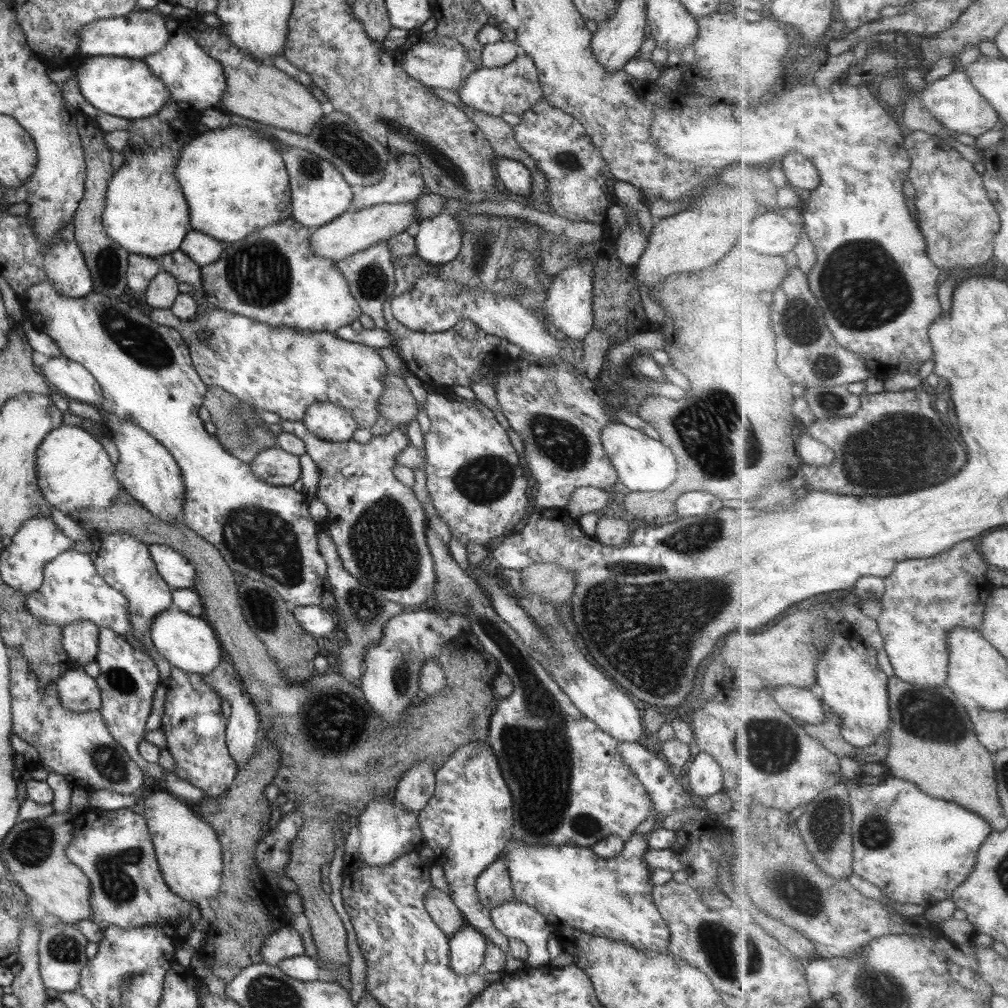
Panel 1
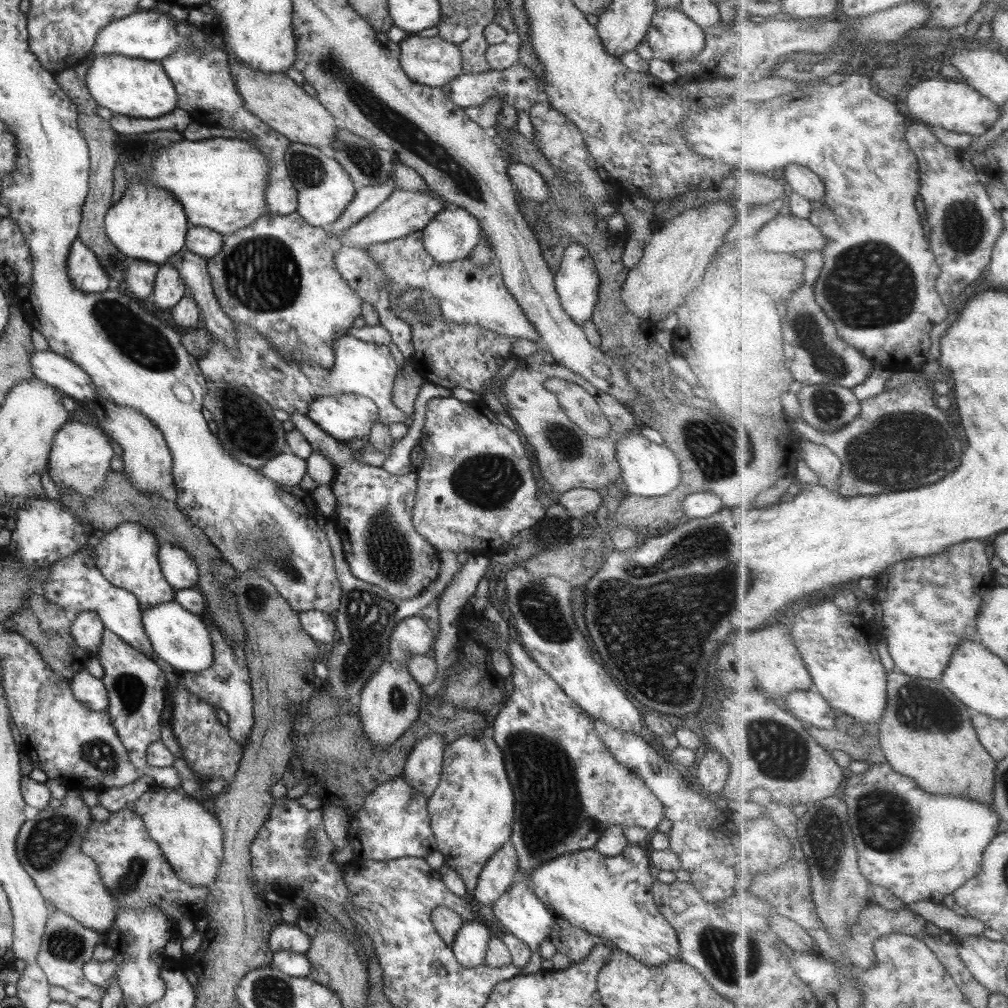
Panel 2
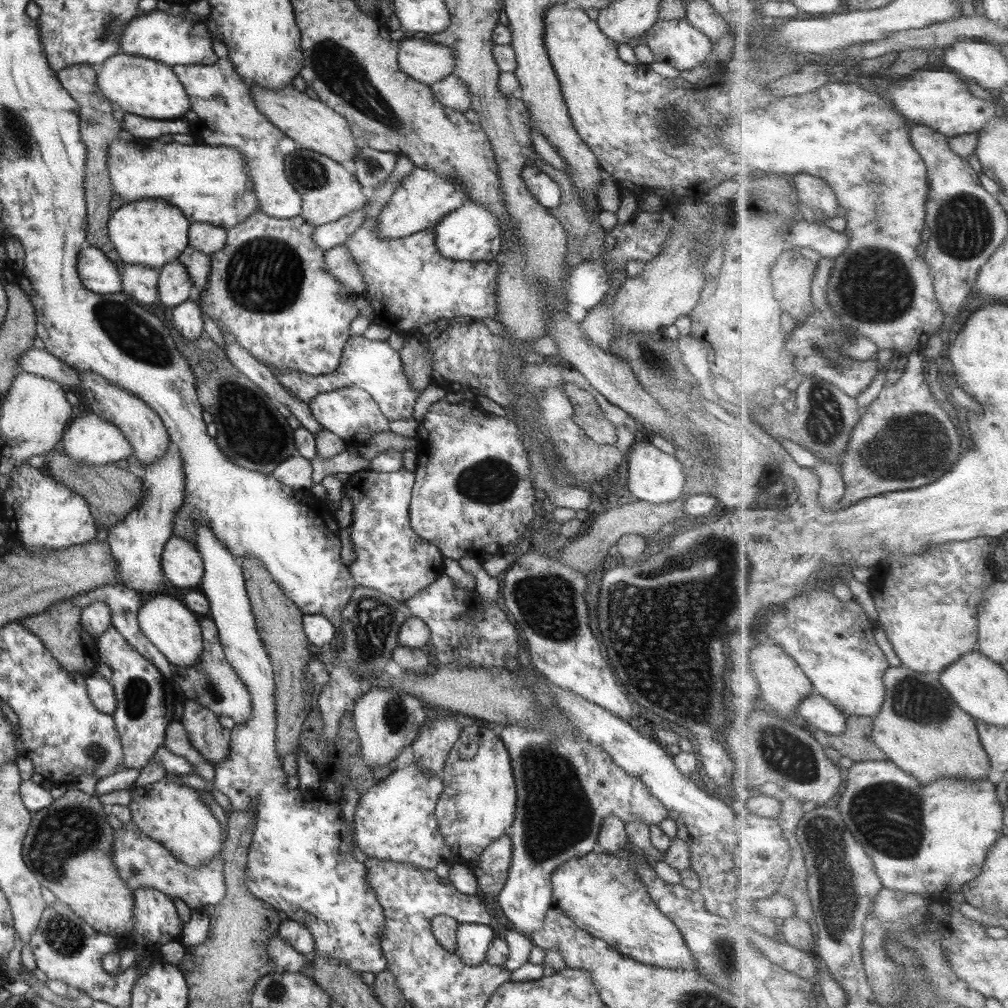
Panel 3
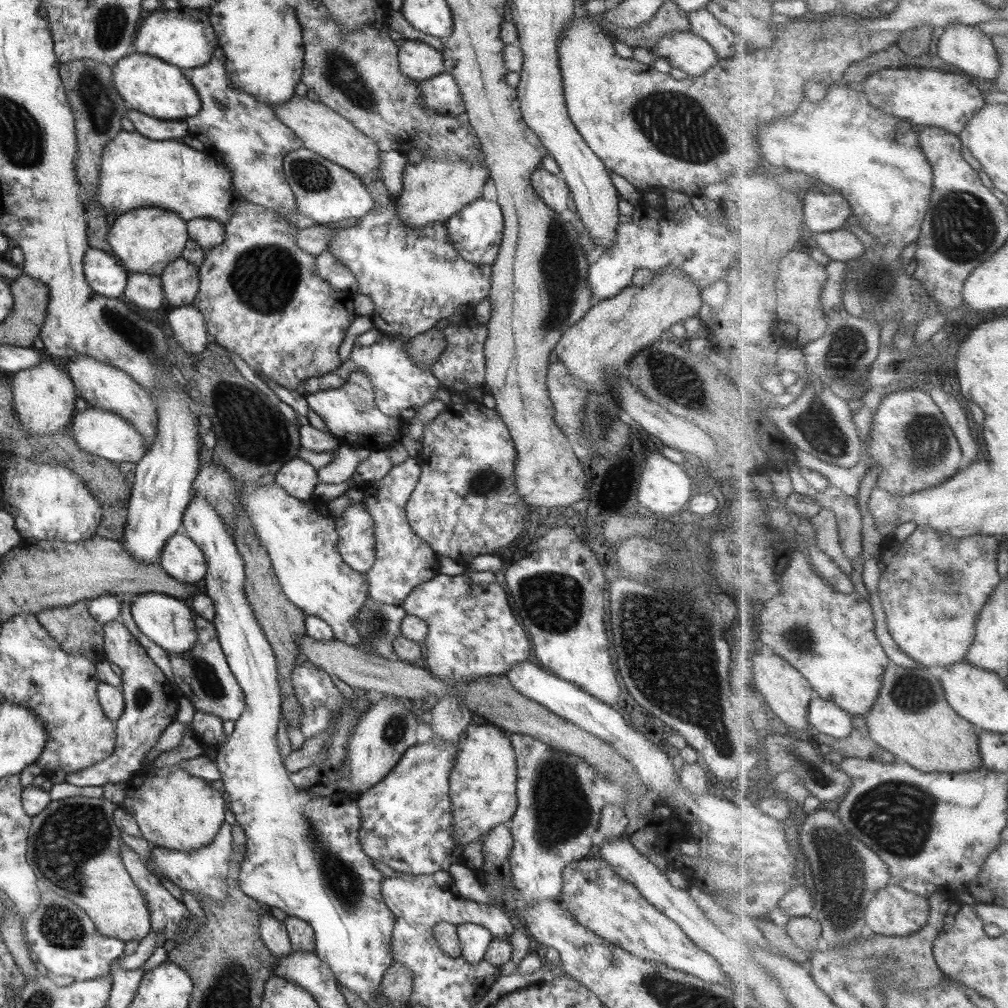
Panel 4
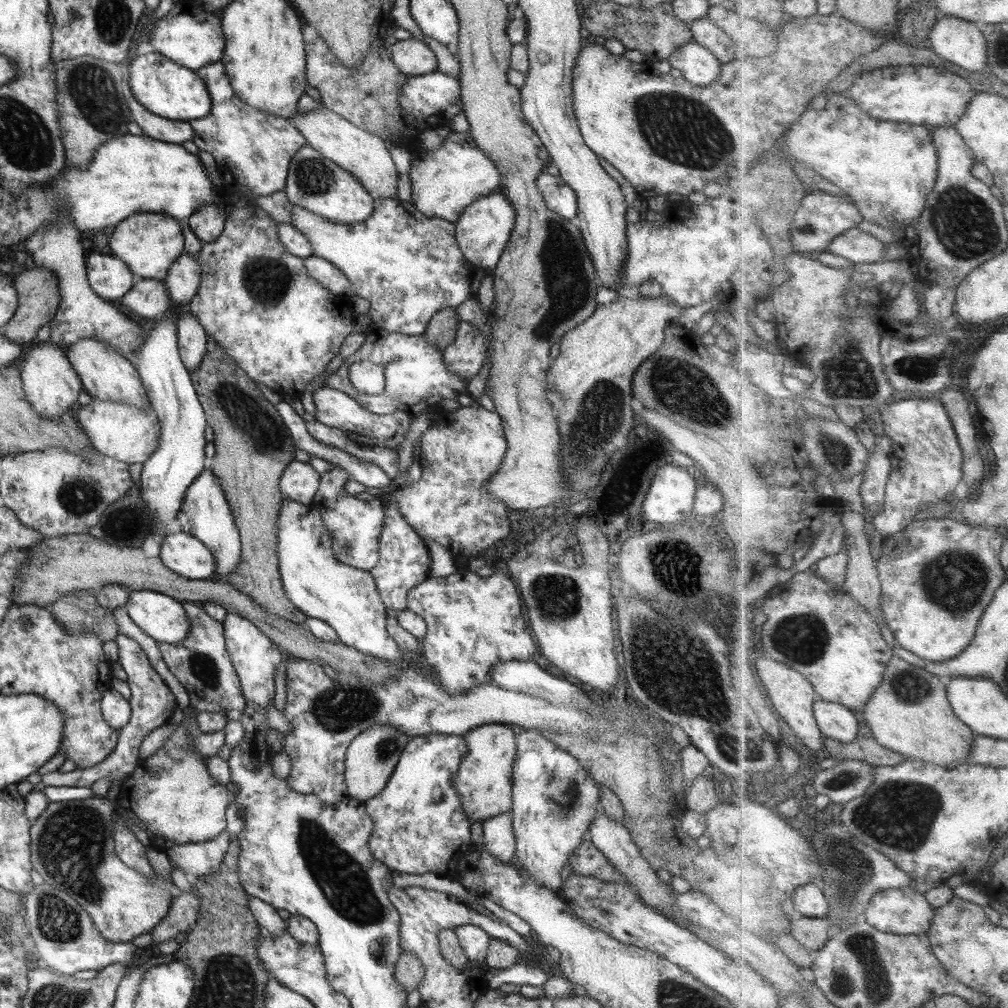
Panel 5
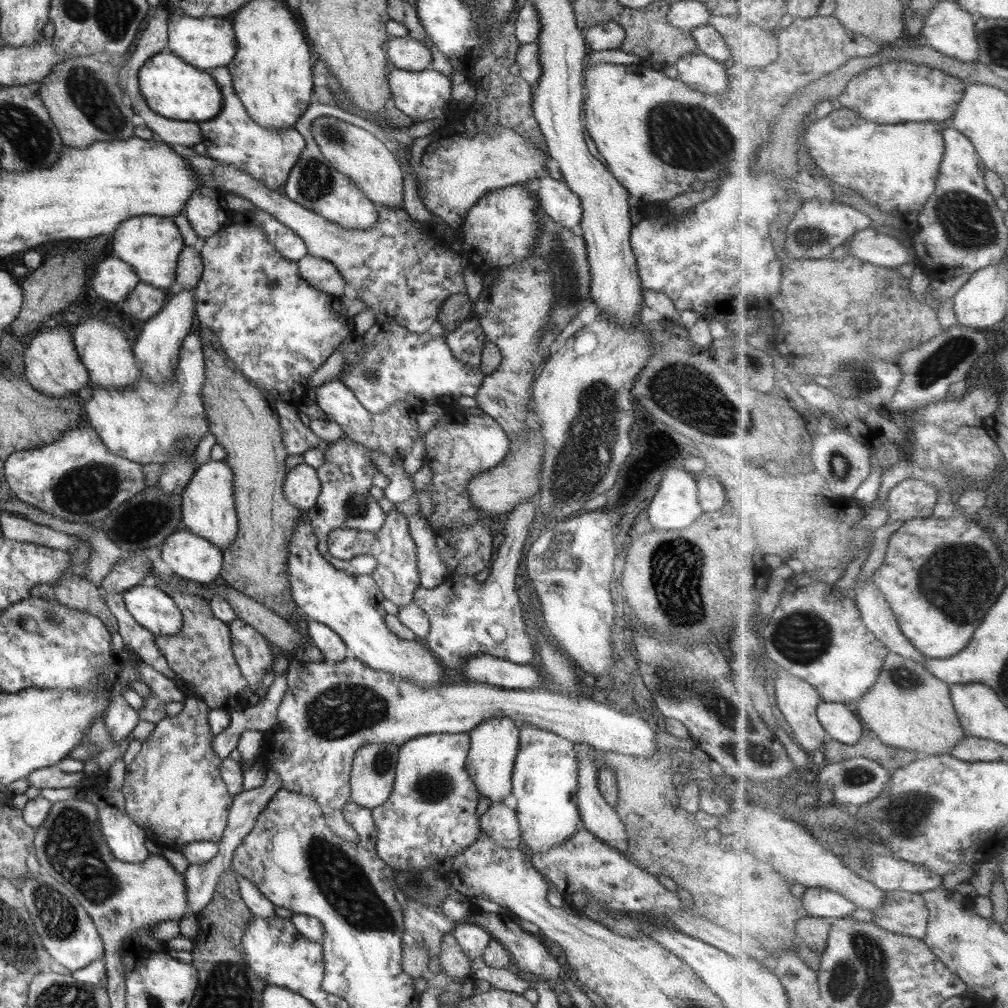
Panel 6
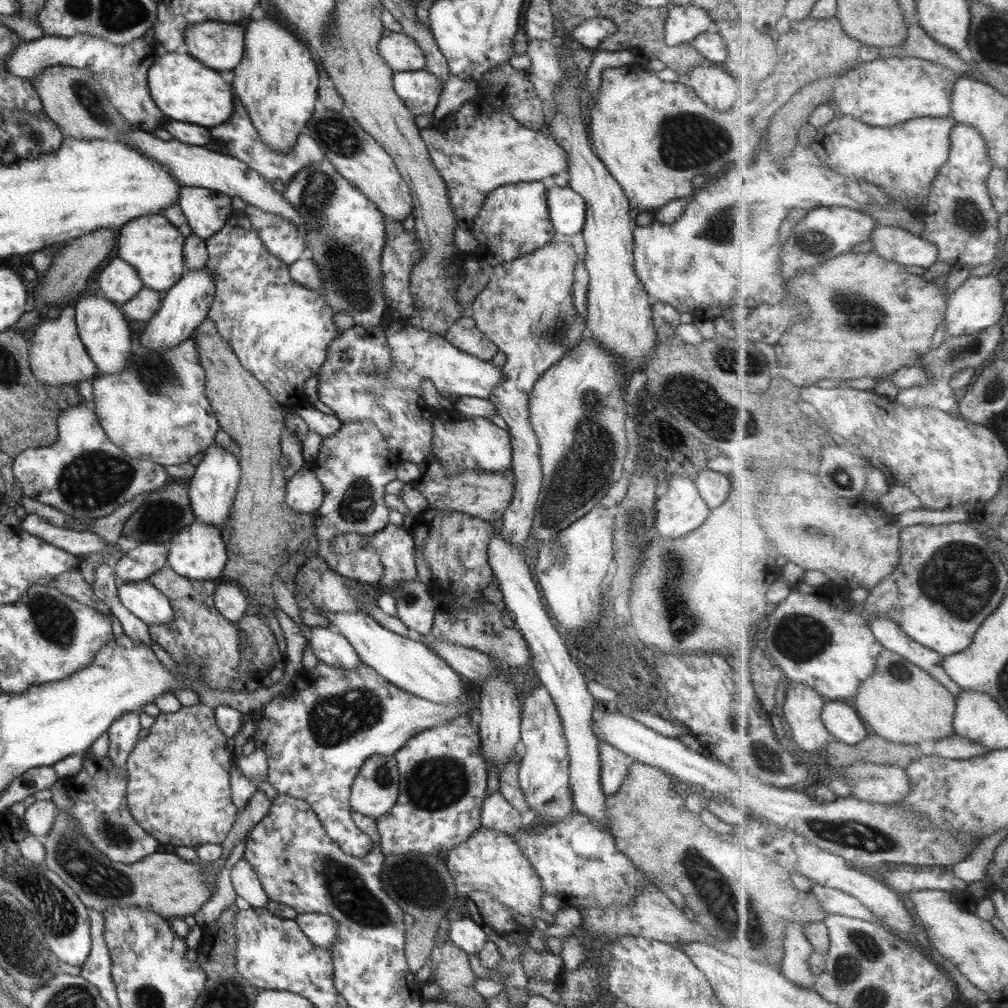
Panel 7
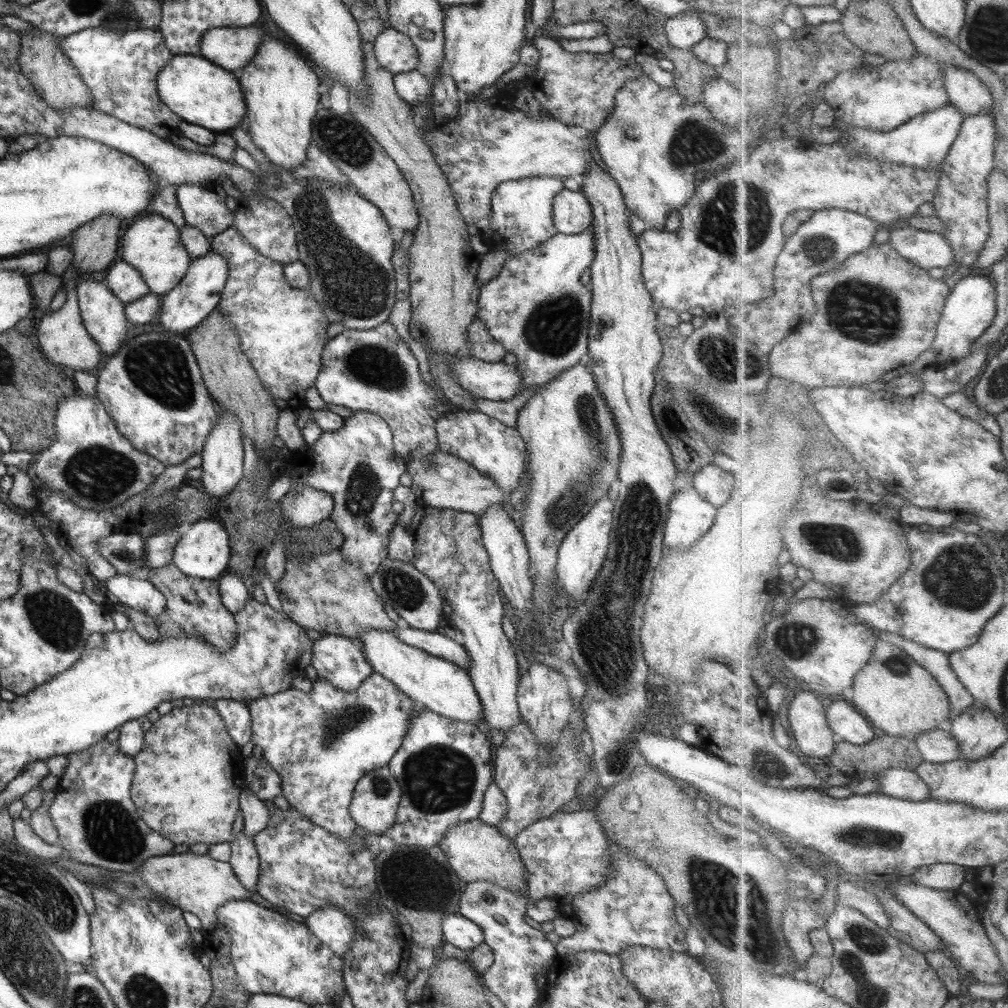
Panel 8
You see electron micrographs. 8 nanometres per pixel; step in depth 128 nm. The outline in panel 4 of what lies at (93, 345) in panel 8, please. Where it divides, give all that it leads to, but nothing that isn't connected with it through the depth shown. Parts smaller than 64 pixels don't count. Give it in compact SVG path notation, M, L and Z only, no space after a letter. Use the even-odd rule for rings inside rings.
M47 358L38 365L15 372L10 382L14 395L14 412L18 415L18 425L22 433L44 435L58 433L70 425L77 408L77 390L62 362Z

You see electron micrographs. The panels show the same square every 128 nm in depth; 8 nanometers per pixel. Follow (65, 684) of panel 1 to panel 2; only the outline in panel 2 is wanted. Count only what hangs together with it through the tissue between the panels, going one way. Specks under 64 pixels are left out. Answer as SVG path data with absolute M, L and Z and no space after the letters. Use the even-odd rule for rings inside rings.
M88 670L76 674L68 681L72 694L84 706L95 712L109 708L109 697L106 686L100 678L95 678Z

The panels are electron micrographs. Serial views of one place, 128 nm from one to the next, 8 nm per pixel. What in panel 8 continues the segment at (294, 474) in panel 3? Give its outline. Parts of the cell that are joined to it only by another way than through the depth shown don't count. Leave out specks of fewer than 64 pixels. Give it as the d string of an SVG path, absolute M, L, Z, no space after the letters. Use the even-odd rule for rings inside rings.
M296 486L280 501L282 522L294 528L310 528L328 519L334 510L334 499L330 494L310 488Z

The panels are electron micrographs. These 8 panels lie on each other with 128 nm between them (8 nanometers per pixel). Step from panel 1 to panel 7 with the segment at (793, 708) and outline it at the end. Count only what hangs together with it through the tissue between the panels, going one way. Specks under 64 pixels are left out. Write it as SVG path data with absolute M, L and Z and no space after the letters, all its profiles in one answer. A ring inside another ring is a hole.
M828 702L823 720L839 741L848 744L859 744L873 734L857 708L846 702Z

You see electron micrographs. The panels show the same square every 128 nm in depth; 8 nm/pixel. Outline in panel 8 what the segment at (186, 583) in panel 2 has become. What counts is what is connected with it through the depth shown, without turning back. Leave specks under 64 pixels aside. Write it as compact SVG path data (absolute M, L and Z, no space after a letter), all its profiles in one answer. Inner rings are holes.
M215 518L194 522L187 526L174 546L172 563L190 577L219 579L220 574L226 572L230 560L230 541L228 541L228 531L224 528L225 526Z

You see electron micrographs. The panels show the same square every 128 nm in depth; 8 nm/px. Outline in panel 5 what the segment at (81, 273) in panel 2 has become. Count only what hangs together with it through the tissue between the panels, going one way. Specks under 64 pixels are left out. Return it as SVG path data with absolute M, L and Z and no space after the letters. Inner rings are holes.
M111 254L86 256L88 284L92 290L107 301L120 300L137 282L138 276L128 266Z

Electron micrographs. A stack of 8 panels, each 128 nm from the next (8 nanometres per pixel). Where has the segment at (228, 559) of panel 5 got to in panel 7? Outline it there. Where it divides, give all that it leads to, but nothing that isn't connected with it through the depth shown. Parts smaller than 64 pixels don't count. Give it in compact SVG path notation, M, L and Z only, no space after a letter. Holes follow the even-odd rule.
M212 443L205 451L196 473L192 476L188 497L190 497L190 507L196 517L196 522L204 523L224 529L226 519L232 513L232 503L237 493L237 488L241 477L241 467L238 457L230 453L230 450Z

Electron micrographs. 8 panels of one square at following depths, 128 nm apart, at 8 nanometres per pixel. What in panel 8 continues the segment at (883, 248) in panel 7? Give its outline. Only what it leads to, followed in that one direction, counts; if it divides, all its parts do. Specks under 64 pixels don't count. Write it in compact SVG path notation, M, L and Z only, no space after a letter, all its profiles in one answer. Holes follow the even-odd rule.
M896 226L890 229L889 242L900 251L902 257L926 269L954 269L957 252L945 234Z

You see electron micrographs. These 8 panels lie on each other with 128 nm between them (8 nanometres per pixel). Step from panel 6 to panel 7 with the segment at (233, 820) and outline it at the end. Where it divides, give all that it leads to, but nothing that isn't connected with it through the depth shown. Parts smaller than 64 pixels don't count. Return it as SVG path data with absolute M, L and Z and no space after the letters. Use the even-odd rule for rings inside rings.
M259 790L254 792L249 804L242 811L239 811L237 821L234 822L232 830L221 844L222 856L214 863L218 863L220 859L226 860L230 856L234 845L244 839L244 835L250 832L250 828L264 819L270 809L271 802L272 800L264 792Z

